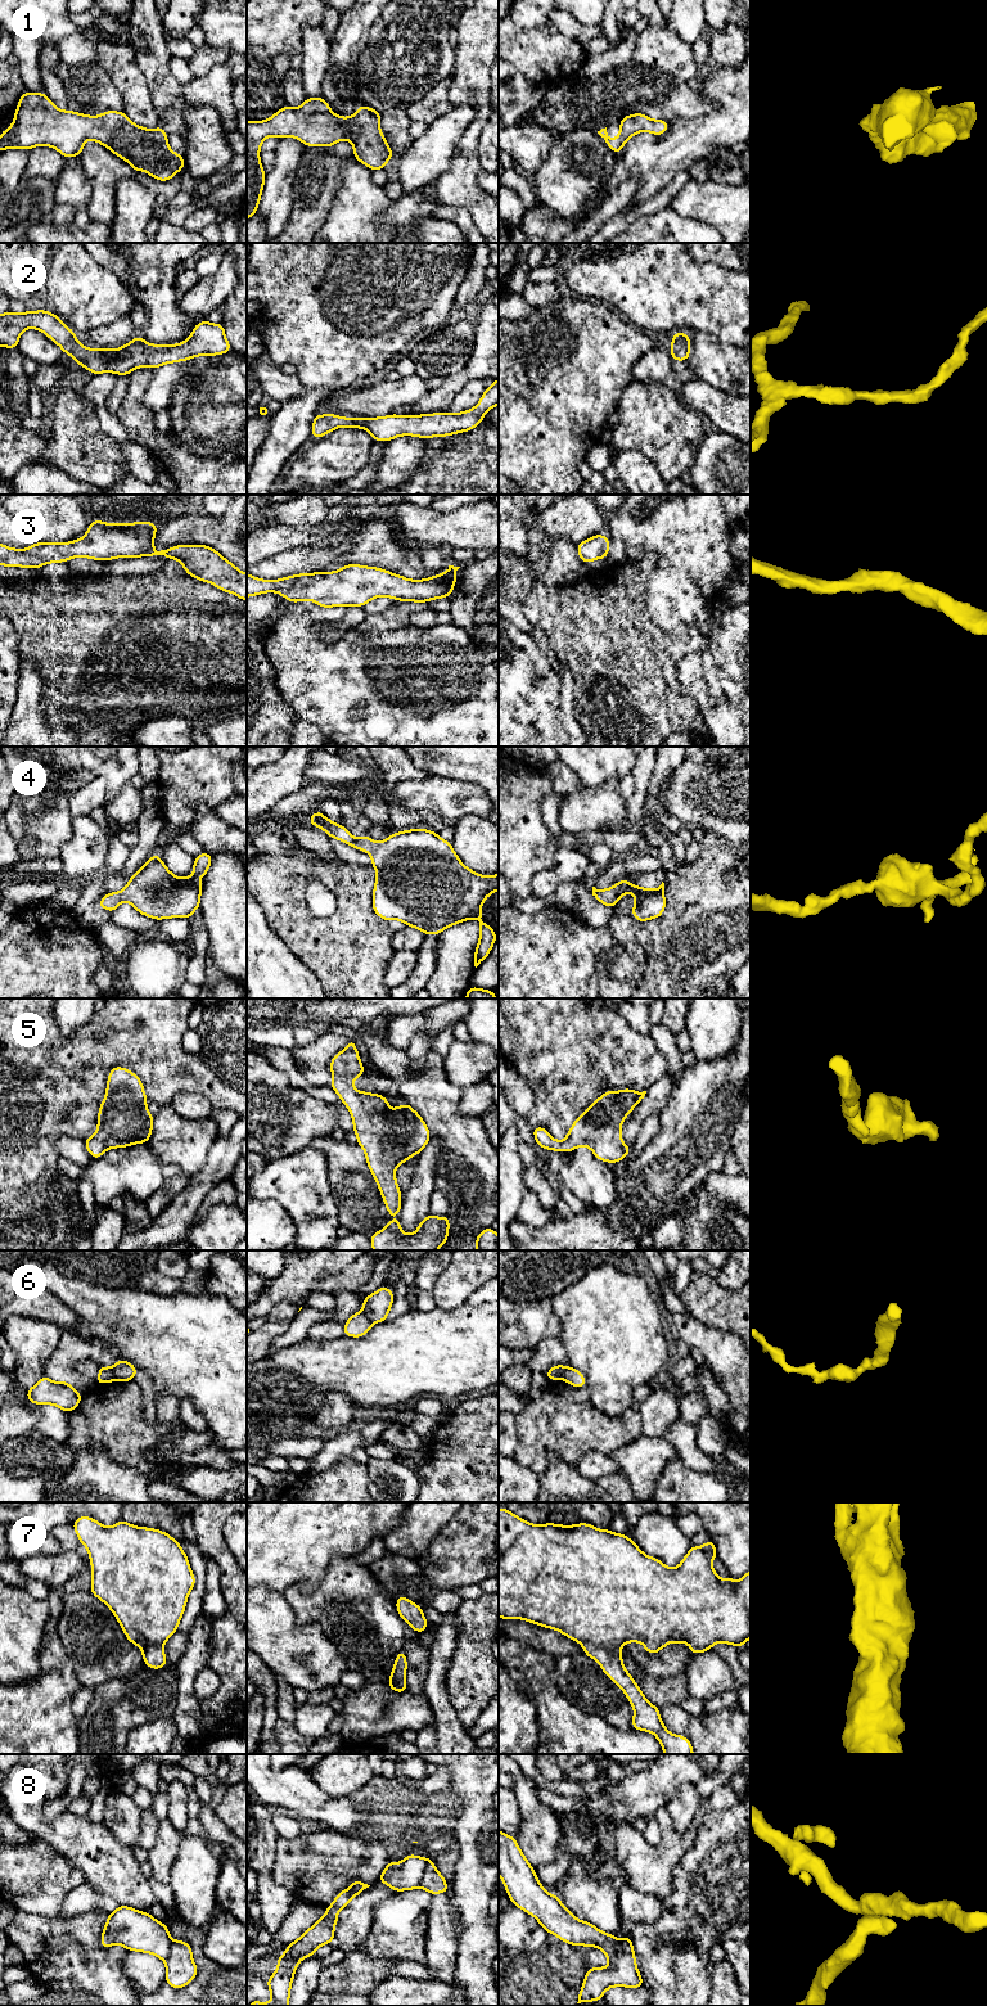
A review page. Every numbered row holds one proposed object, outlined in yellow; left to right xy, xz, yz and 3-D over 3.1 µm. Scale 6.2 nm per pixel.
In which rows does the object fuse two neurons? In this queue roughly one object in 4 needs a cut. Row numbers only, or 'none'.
6, 8

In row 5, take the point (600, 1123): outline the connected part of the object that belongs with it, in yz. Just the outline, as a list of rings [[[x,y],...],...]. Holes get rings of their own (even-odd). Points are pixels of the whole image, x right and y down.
[[[631,1088],[605,1091],[573,1122],[563,1141],[553,1139],[544,1127],[533,1127],[535,1141],[540,1148],[555,1151],[587,1146],[598,1160],[617,1163],[632,1149],[621,1137],[623,1119],[645,1094],[646,1091],[636,1092]]]

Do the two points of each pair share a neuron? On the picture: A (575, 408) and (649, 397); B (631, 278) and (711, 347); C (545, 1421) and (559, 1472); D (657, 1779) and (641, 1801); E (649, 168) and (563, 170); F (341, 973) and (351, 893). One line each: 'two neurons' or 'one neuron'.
A: two neurons
B: two neurons
C: two neurons
D: one neuron
E: two neurons
F: one neuron

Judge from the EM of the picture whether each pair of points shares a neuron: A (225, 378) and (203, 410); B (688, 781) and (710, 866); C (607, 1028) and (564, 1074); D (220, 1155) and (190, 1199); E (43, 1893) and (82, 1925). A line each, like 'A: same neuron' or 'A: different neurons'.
A: same neuron
B: different neurons
C: same neuron
D: same neuron
E: different neurons

